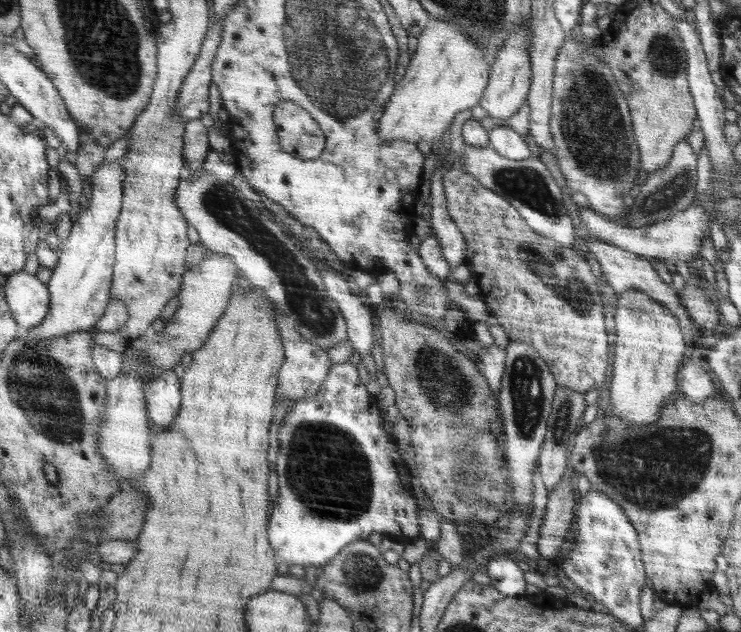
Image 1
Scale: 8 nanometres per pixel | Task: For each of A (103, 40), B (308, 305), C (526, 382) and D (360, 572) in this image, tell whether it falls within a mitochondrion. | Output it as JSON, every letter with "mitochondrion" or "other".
{"A":"mitochondrion","B":"mitochondrion","C":"mitochondrion","D":"mitochondrion"}

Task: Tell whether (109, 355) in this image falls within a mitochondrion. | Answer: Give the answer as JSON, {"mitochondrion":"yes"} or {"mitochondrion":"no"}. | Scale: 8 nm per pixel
{"mitochondrion":"no"}

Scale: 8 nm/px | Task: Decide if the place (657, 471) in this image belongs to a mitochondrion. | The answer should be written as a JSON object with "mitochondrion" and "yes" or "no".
{"mitochondrion":"yes"}

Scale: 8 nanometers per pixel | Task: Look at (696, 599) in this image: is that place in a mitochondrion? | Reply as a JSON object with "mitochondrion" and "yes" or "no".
{"mitochondrion":"no"}

